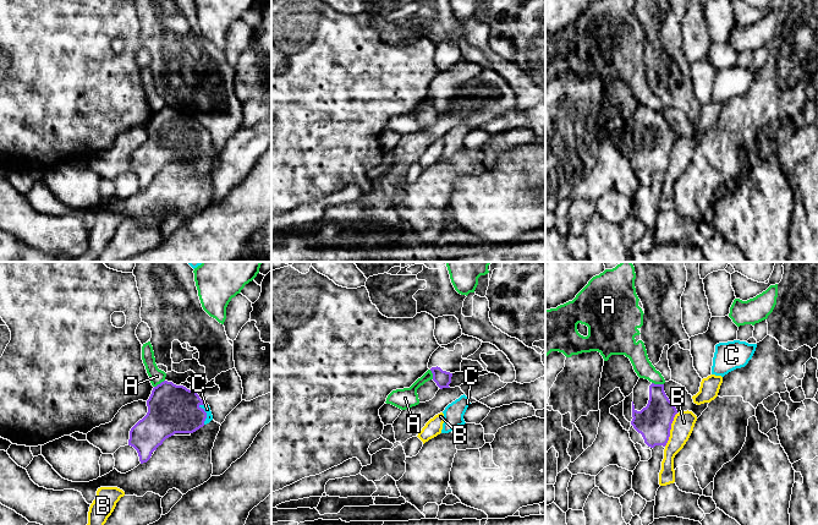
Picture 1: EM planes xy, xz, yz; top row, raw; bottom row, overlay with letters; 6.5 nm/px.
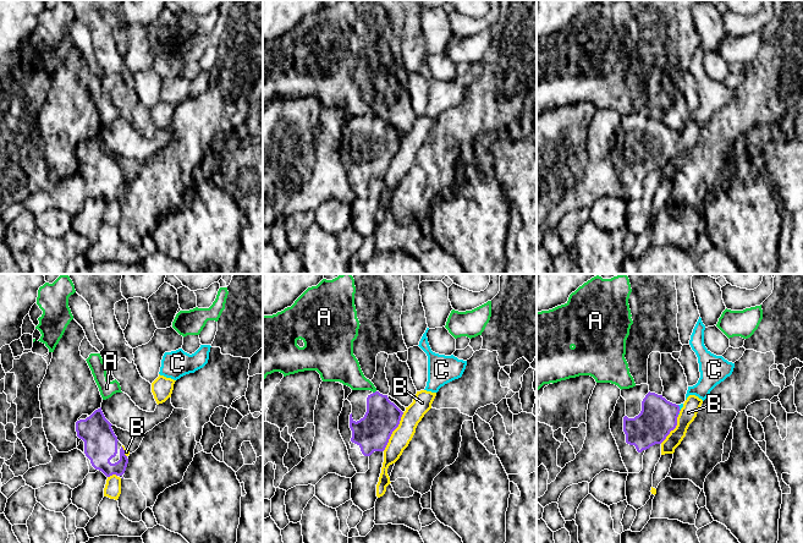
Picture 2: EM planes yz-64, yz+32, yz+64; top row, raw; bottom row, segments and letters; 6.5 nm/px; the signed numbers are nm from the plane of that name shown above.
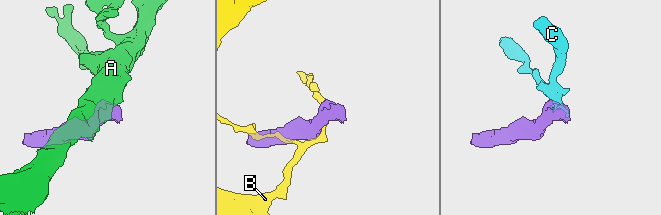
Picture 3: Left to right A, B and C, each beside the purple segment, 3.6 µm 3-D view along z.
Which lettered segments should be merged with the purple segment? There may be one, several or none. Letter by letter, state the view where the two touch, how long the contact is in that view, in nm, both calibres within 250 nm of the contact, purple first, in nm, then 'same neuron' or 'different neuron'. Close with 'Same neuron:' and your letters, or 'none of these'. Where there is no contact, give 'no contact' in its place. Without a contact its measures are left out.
A: meets purple in yz; contact 80 nm long; 220 nm thick on the purple side, 130 nm on the other; different neuron
B: meets purple in yz; contact 240 nm long; 220 nm thick on the purple side, 140 nm on the other; different neuron
C: meets purple in xy; contact 140 nm long; 320 nm thick on the purple side, 50 nm on the other; same neuron
Same neuron: C

